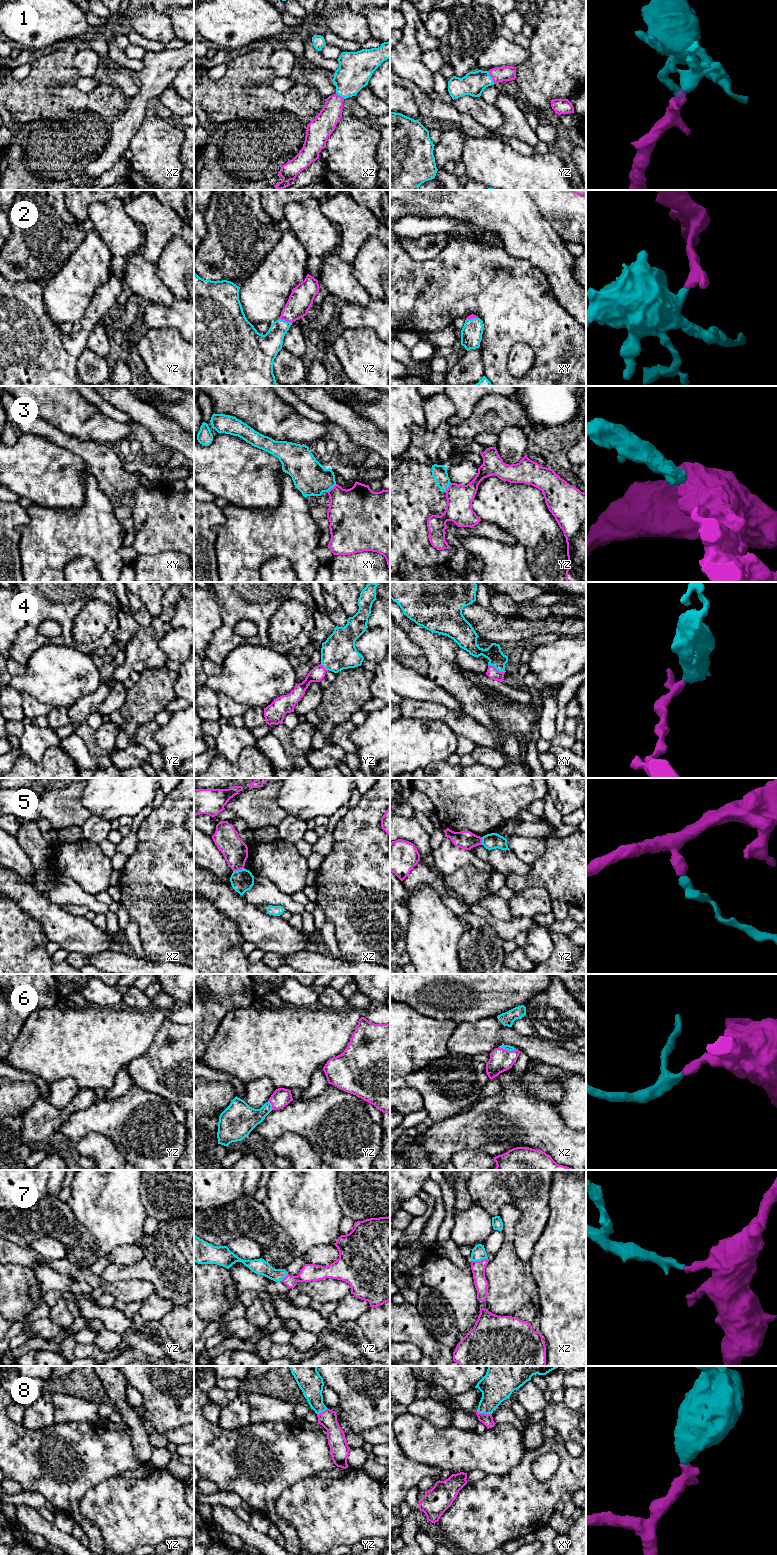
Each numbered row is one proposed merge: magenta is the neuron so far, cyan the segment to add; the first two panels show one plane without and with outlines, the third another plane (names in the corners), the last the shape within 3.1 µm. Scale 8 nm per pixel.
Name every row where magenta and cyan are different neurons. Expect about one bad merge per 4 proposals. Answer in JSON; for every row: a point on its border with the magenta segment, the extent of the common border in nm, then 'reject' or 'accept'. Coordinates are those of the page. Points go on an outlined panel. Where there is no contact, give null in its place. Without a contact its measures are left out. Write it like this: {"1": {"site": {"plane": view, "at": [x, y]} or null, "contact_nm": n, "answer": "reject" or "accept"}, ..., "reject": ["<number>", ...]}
{"1": {"site": {"plane": "yz", "at": [491, 76]}, "contact_nm": 120, "answer": "accept"}, "2": {"site": {"plane": "yz", "at": [286, 321]}, "contact_nm": 120, "answer": "accept"}, "3": {"site": {"plane": "xy", "at": [331, 488]}, "contact_nm": 100, "answer": "reject"}, "4": {"site": {"plane": "xy", "at": [495, 668]}, "contact_nm": 150, "answer": "accept"}, "5": {"site": {"plane": "xz", "at": [238, 869]}, "contact_nm": 90, "answer": "reject"}, "6": {"site": {"plane": "xz", "at": [507, 1050]}, "contact_nm": 140, "answer": "accept"}, "7": {"site": {"plane": "xz", "at": [479, 1261]}, "contact_nm": 140, "answer": "accept"}, "8": {"site": {"plane": "xy", "at": [484, 1413]}, "contact_nm": 120, "answer": "accept"}, "reject": ["3", "5"]}

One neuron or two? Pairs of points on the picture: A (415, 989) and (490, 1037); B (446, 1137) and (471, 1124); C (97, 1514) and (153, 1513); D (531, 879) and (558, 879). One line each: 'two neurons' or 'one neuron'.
A: two neurons
B: one neuron
C: one neuron
D: one neuron

